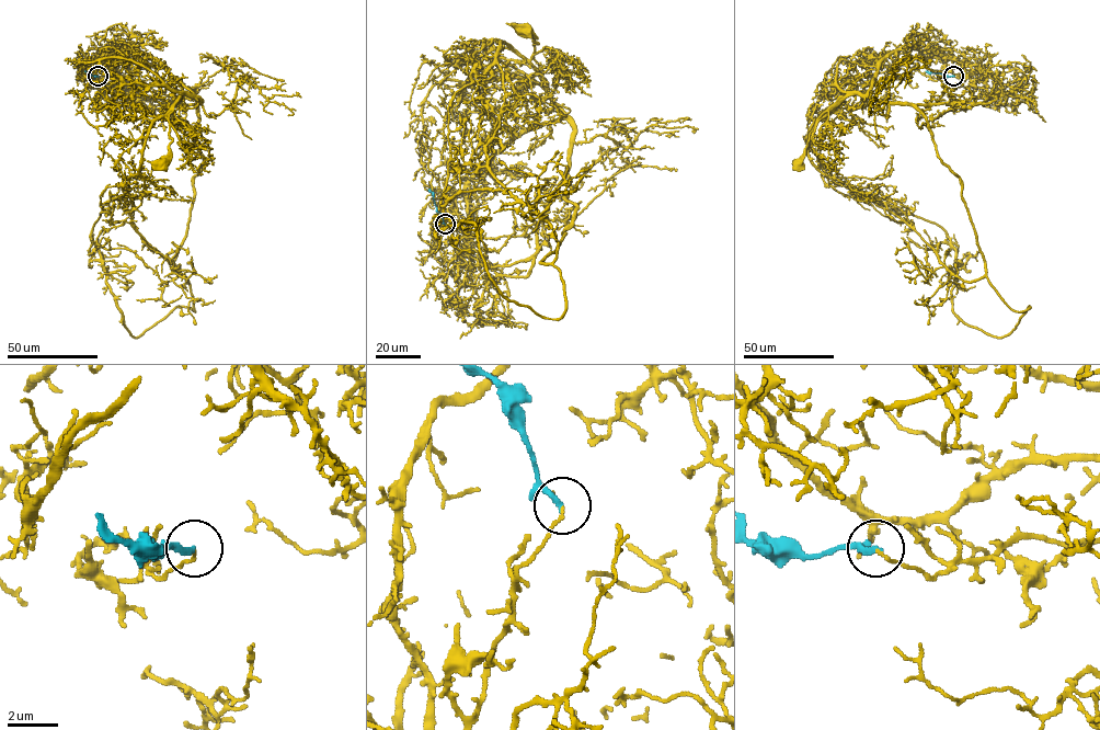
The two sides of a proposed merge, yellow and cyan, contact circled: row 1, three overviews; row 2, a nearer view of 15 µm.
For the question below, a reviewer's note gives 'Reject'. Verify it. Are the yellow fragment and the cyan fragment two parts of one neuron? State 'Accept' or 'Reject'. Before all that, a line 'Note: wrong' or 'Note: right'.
Note: right
Reject

